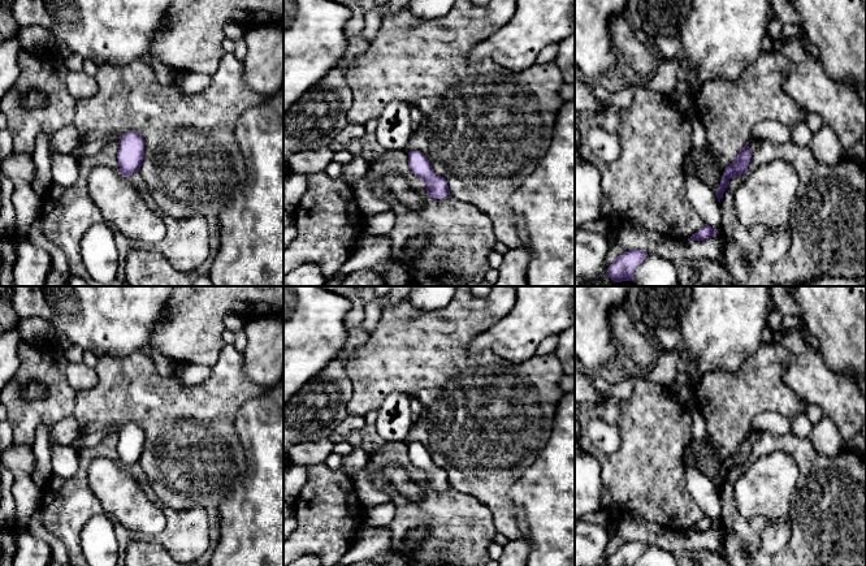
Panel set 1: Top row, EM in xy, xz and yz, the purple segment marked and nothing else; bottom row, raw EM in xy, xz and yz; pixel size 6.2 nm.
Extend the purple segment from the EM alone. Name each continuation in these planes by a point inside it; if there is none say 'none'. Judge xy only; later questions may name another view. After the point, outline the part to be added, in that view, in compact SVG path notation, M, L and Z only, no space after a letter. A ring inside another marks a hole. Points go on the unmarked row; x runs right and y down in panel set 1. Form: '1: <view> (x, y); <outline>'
none

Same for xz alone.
none

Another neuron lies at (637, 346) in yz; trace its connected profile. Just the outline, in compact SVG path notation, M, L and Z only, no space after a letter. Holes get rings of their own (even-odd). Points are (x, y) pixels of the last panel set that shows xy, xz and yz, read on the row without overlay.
M627 307L611 310L609 324L622 351L627 353L641 371L658 360L659 357L653 345L636 329L635 320Z

